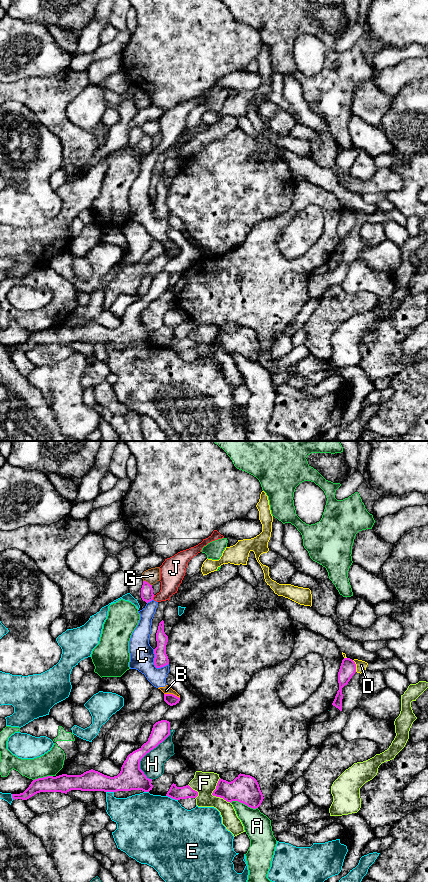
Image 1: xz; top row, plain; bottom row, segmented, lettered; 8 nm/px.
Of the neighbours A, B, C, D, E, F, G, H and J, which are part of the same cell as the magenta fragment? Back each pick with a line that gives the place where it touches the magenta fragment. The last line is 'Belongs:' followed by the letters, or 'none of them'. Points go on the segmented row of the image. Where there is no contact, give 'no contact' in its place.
Belongs: none of them

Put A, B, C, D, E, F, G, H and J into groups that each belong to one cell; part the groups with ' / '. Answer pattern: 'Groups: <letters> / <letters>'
Groups: A / B C J / D / E / F / G / H

